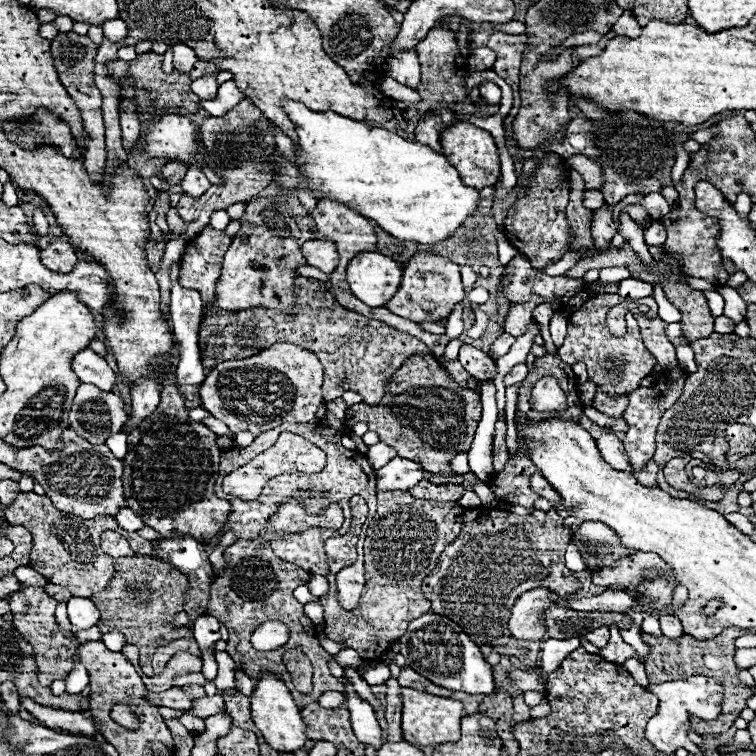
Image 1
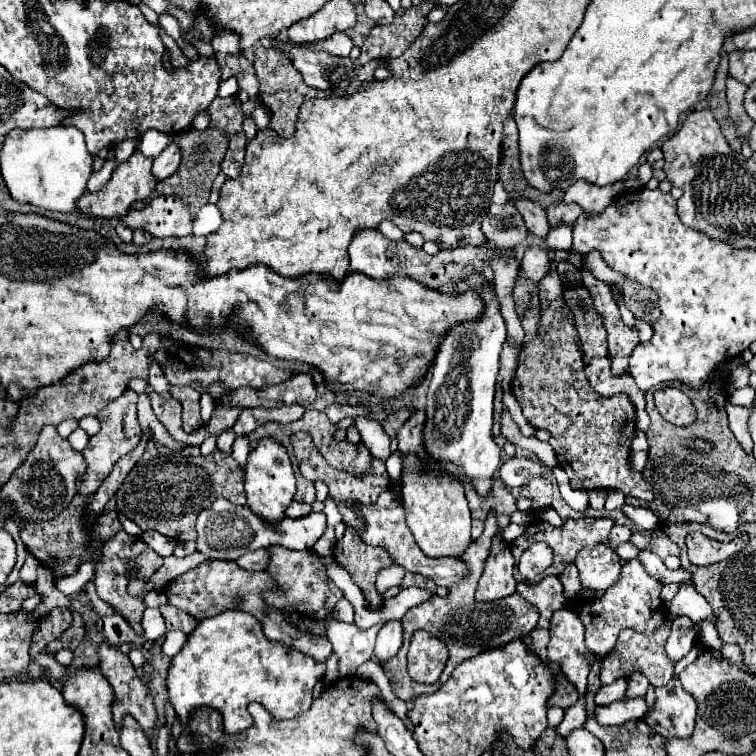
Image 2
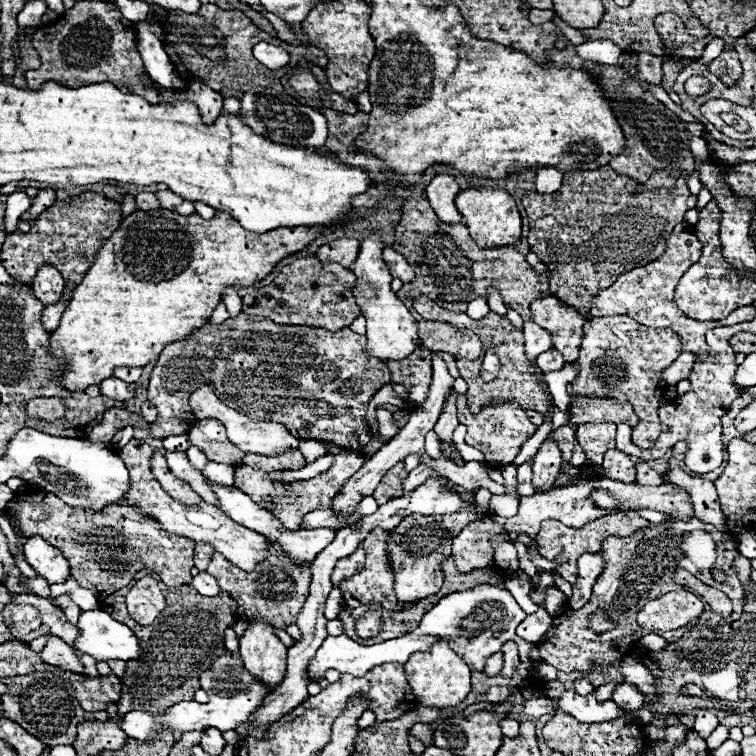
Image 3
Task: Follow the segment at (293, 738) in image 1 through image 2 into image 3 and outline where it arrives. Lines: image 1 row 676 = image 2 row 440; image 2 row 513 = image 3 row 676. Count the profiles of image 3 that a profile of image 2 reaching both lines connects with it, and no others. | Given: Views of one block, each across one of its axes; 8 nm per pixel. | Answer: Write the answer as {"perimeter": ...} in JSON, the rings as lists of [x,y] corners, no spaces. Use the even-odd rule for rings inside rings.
{"perimeter":[[[252,620],[244,636],[240,636],[244,668],[270,690],[276,690],[286,676],[286,650],[274,634],[274,626],[260,620]]]}

